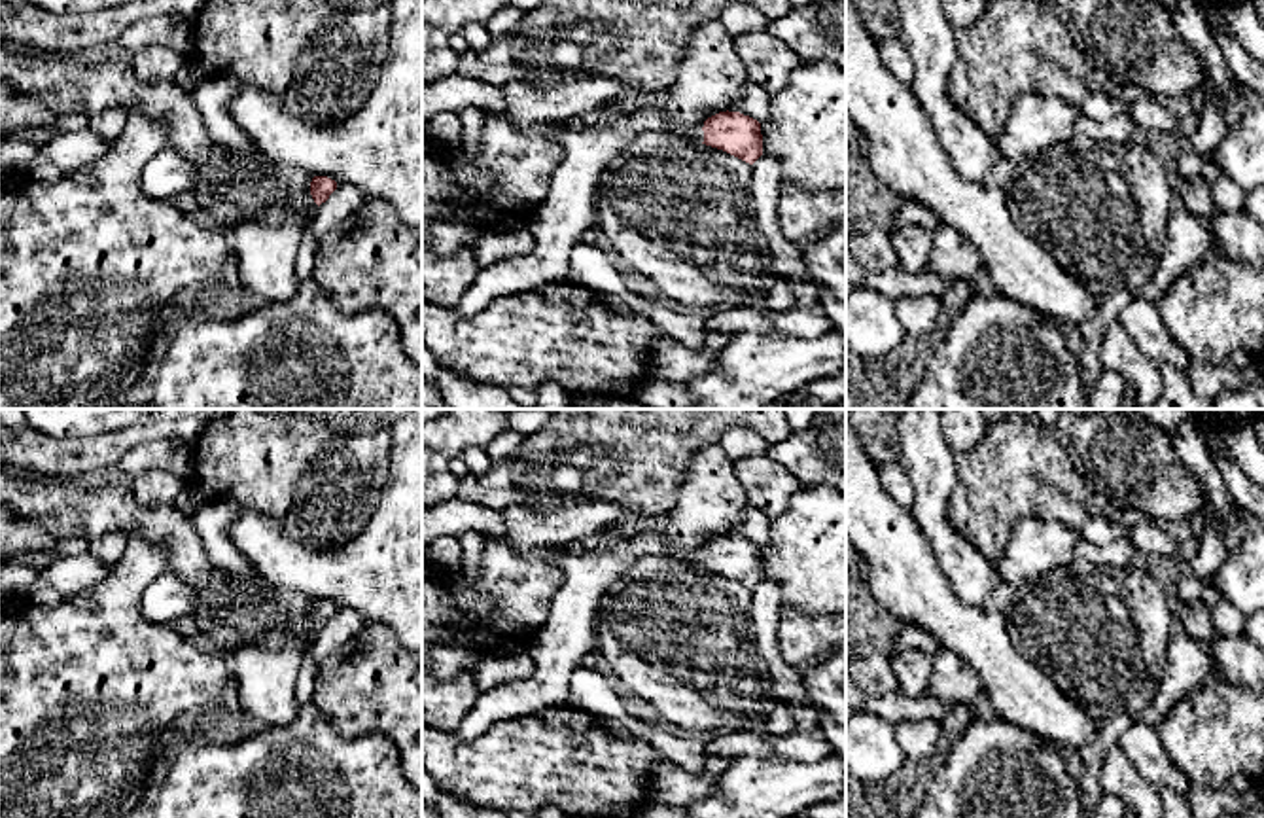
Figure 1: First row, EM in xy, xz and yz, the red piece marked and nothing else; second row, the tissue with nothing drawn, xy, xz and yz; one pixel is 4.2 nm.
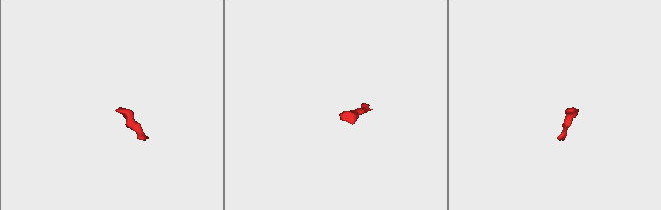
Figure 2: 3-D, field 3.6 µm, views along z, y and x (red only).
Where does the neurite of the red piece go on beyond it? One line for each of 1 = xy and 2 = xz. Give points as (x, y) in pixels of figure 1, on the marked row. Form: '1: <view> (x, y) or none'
1: none
2: xz (699, 137)

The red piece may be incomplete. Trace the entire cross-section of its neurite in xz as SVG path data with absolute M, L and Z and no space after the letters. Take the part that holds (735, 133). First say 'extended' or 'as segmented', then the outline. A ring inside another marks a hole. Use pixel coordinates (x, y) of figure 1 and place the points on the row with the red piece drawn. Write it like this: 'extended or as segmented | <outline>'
extended | M719 112L704 121L700 133L685 138L723 150L749 165L763 155L761 123L740 112Z

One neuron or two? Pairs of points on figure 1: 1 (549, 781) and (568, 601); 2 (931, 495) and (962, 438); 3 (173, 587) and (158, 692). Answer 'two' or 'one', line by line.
1: two
2: two
3: two

